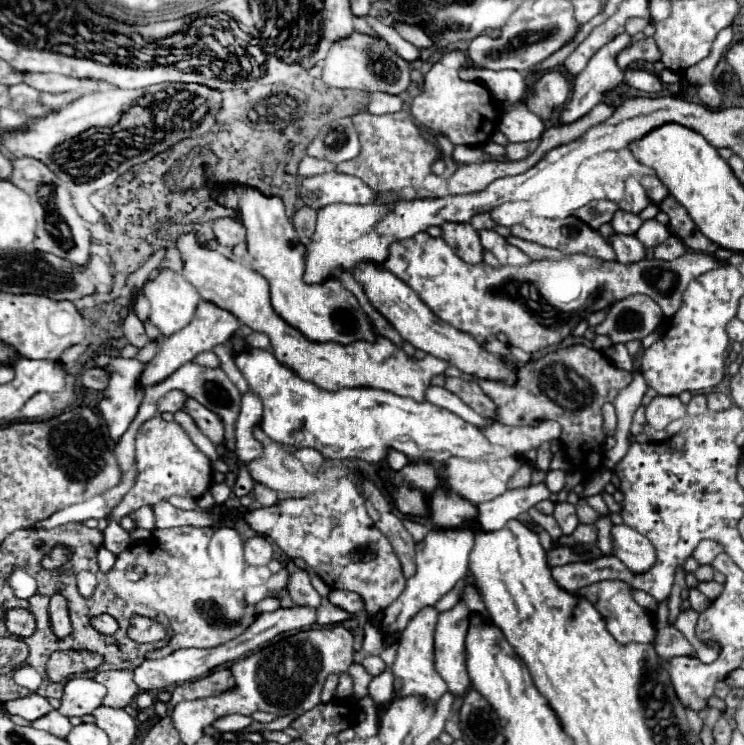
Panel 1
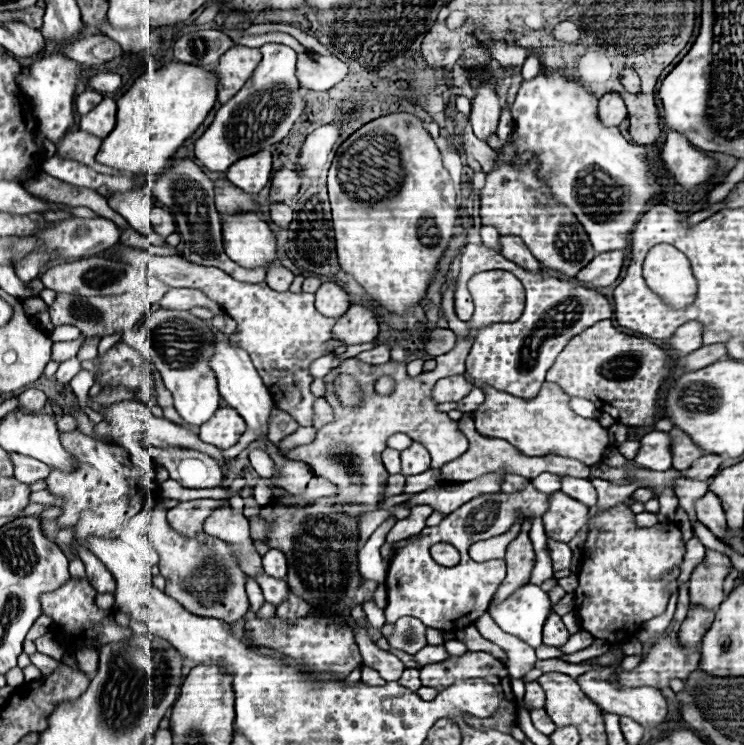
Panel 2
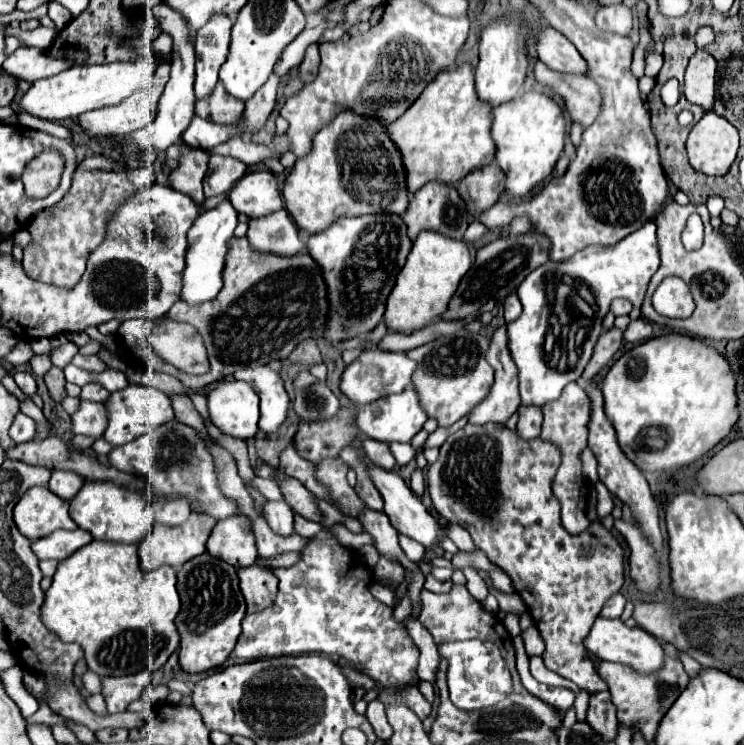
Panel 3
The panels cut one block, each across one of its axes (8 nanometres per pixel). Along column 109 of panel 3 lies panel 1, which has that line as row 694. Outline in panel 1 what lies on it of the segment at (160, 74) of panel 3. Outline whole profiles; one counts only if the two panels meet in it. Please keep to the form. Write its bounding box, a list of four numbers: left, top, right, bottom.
[94,670,140,708]

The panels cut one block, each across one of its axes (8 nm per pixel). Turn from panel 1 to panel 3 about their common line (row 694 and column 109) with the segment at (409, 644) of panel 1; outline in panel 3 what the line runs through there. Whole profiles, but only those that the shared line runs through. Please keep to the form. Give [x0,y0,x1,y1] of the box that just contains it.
[102,384,174,446]

